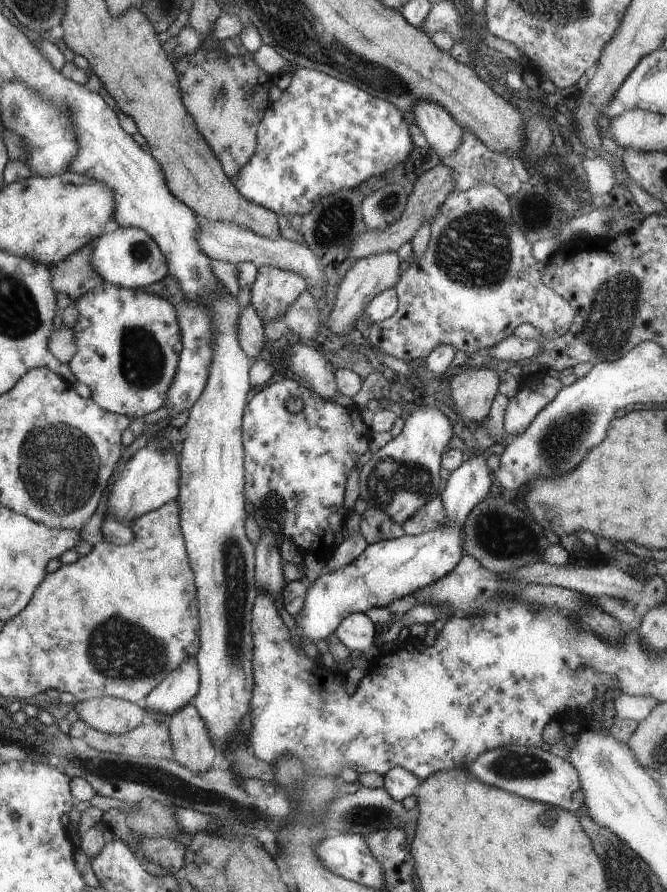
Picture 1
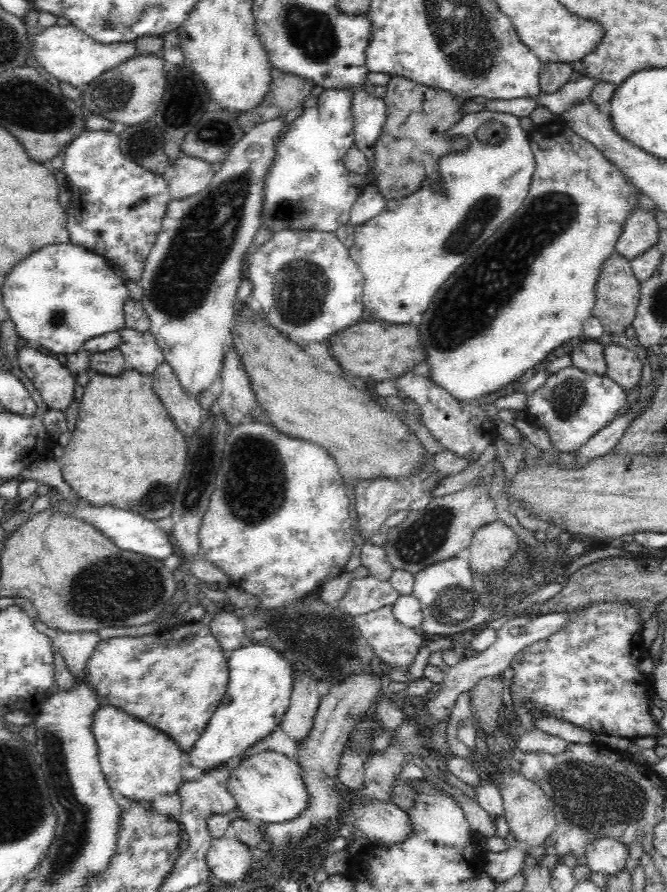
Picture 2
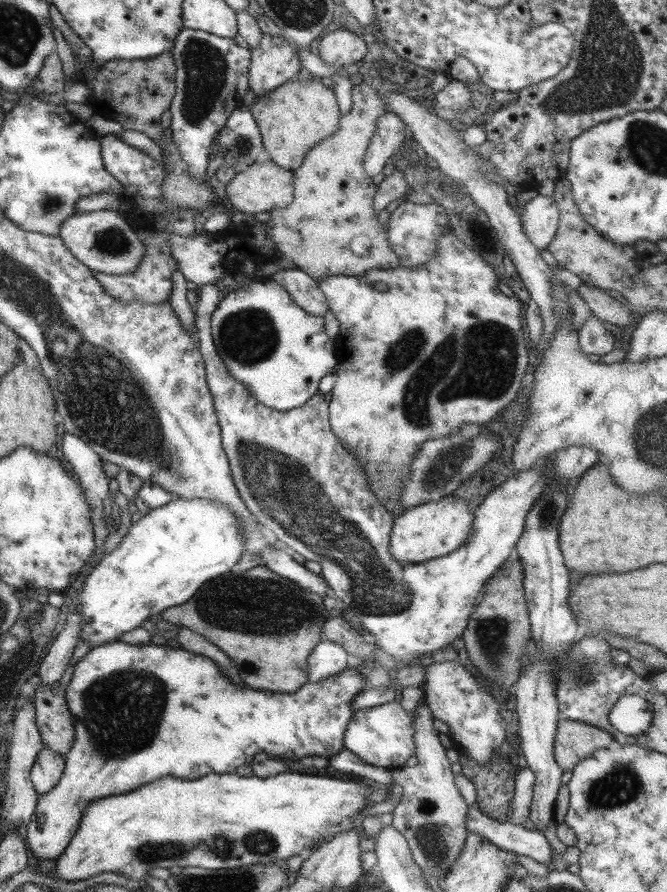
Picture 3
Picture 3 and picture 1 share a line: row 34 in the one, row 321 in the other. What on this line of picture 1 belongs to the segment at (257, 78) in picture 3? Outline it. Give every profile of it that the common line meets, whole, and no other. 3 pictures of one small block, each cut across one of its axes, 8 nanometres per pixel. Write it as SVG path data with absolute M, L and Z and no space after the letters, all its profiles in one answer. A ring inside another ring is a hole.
M261 265L250 286L249 305L263 323L281 320L285 311L306 289L306 280L293 271Z

